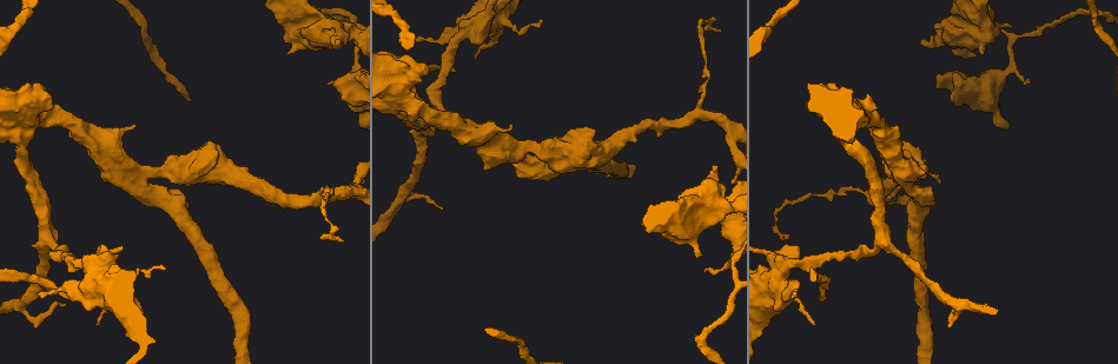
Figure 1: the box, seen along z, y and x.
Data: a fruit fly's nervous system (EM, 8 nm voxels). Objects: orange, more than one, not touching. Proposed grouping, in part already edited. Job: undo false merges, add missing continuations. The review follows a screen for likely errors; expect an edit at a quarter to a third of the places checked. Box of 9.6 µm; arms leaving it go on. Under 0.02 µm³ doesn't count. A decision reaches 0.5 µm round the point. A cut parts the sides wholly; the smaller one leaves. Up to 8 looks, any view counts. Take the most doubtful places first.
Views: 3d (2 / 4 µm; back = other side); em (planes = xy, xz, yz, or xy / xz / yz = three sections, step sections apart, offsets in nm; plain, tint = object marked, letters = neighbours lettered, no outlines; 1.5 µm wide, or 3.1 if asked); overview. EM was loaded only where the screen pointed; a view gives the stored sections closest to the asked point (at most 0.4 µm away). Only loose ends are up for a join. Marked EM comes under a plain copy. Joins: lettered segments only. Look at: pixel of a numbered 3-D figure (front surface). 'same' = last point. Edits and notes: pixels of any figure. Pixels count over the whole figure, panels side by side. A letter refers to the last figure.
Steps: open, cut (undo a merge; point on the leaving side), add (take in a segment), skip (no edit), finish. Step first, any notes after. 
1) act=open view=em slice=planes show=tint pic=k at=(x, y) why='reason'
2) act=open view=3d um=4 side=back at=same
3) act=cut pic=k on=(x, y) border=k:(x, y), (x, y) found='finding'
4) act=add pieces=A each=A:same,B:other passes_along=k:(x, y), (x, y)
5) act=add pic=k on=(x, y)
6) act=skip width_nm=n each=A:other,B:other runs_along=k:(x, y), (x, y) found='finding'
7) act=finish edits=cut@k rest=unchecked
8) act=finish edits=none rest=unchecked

act=open view=em slice=xz step=4 show=letters pic=1 at=(290, 52) why='branch stops here'

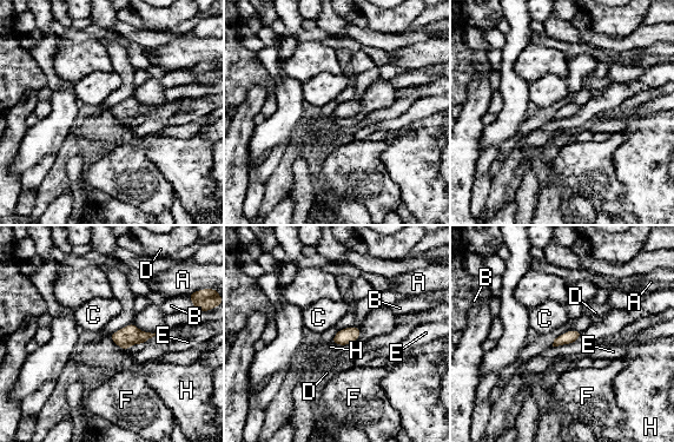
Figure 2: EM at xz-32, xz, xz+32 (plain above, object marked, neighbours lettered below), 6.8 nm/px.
act=open view=em slice=planes show=letters at=same

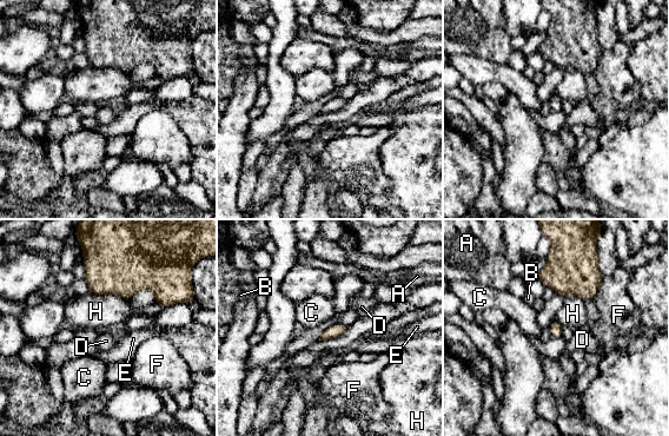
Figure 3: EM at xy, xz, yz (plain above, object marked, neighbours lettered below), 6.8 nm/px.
act=skip each=A:other,B:other,C:other,D:other,E:other,F:other,H:other border=3:(91, 292), (118, 295), (130, 301) found='no lettered segment goes on from it'

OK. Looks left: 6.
act=open view=em slice=xy step=4 show=letters pic=1 at=(335, 41) why='thick end'

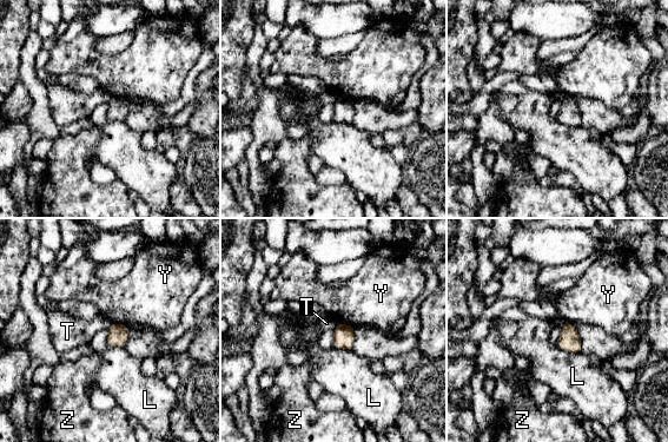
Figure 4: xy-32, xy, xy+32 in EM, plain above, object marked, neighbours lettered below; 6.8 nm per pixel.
act=open view=em slice=planes show=letters at=same why='another direction'

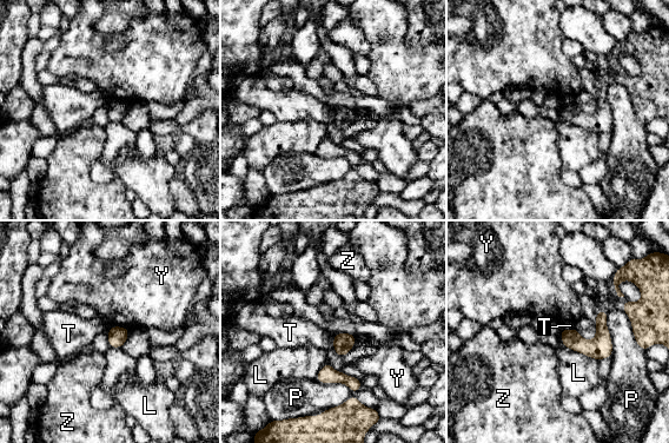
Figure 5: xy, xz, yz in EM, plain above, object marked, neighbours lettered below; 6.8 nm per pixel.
act=skip each=L:other,P:other,T:other,Y:other,Z:other border=5:(576, 326), (573, 329), (561, 329) found='no lettered segment goes on from it'

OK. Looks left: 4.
act=open view=3d um=4 pic=1 at=(343, 242) why='branch stops here'

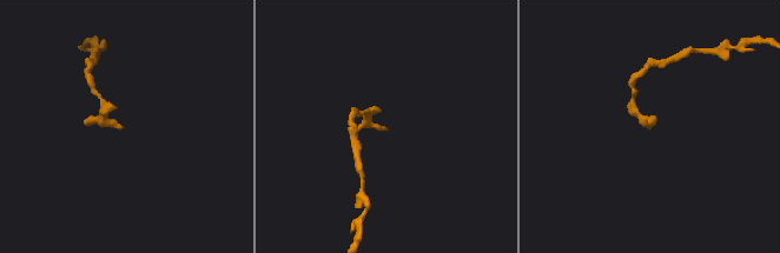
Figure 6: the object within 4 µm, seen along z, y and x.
act=open view=em slice=planes show=letters pic=6 at=(385, 129) why='need the tissue'

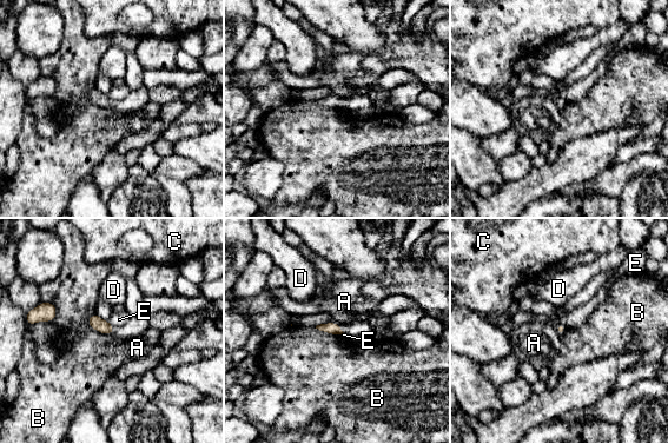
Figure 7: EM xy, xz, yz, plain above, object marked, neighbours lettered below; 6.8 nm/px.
act=skip width_nm=60 each=A:other,B:other,C:other,D:other,E:other found='no lettered segment goes on from it'

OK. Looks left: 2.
act=finish edits=none rest=unchecked

